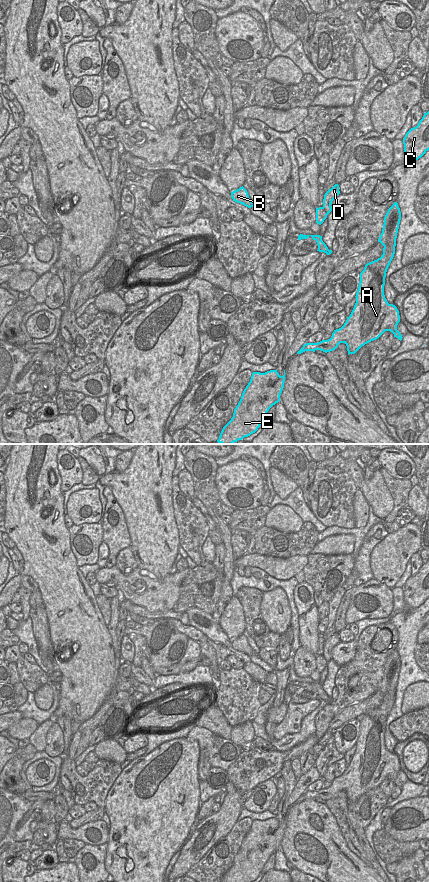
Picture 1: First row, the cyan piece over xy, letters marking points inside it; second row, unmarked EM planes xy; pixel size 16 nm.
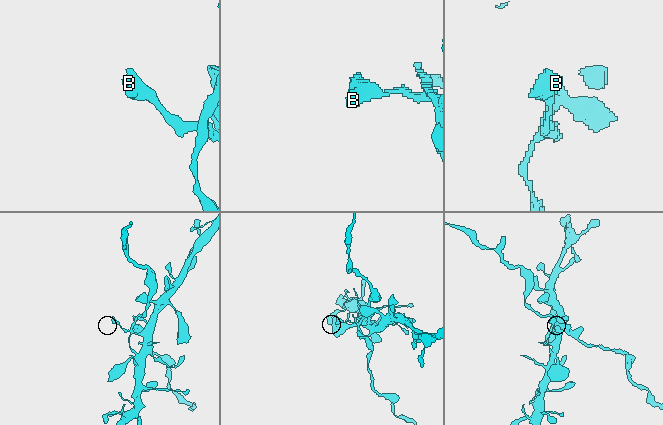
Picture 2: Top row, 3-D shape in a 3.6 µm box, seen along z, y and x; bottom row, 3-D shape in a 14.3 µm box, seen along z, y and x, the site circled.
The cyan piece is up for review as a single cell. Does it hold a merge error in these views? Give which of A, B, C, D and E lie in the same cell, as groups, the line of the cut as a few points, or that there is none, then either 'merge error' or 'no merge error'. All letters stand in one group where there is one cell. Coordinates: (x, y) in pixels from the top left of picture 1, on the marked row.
groups A B C E / D; cut xy (322, 207), (327, 214); merge error

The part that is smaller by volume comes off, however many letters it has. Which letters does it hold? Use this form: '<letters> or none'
D

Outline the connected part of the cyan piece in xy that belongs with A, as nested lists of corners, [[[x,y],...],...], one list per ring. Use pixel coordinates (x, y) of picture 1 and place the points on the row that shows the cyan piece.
[[[397,202],[388,209],[382,233],[378,239],[384,248],[377,260],[365,265],[360,273],[356,303],[344,325],[334,330],[328,340],[318,343],[306,343],[297,352],[321,350],[325,353],[335,350],[340,343],[347,346],[348,355],[355,354],[365,344],[378,339],[385,331],[402,340],[397,330],[400,315],[397,307],[389,304],[384,295],[387,269],[394,257],[396,238],[401,220],[401,212]]]

